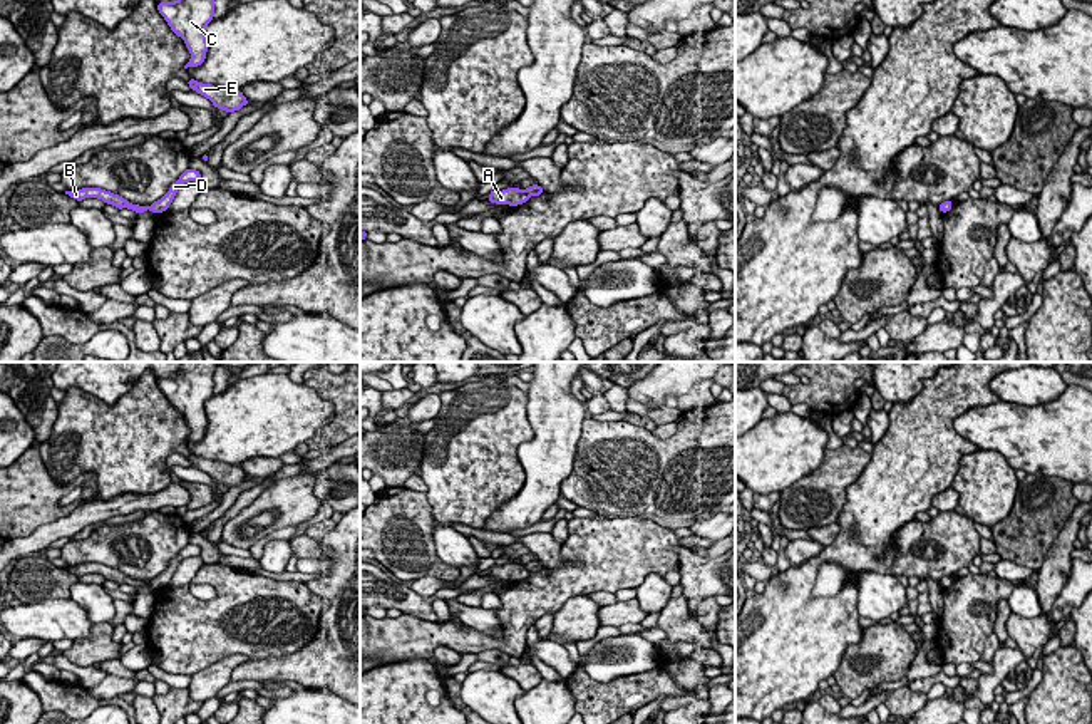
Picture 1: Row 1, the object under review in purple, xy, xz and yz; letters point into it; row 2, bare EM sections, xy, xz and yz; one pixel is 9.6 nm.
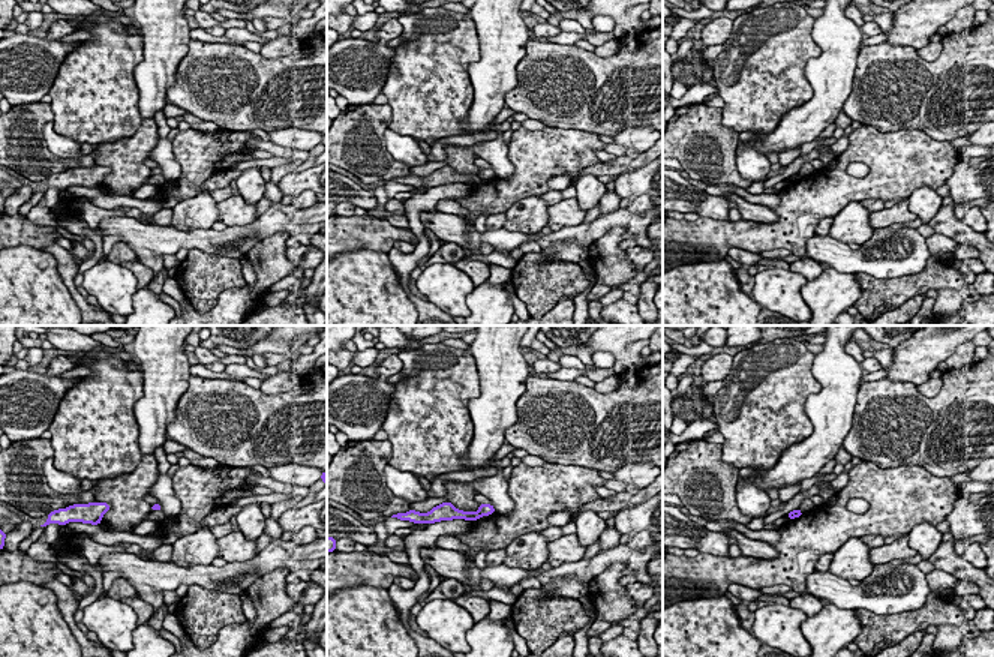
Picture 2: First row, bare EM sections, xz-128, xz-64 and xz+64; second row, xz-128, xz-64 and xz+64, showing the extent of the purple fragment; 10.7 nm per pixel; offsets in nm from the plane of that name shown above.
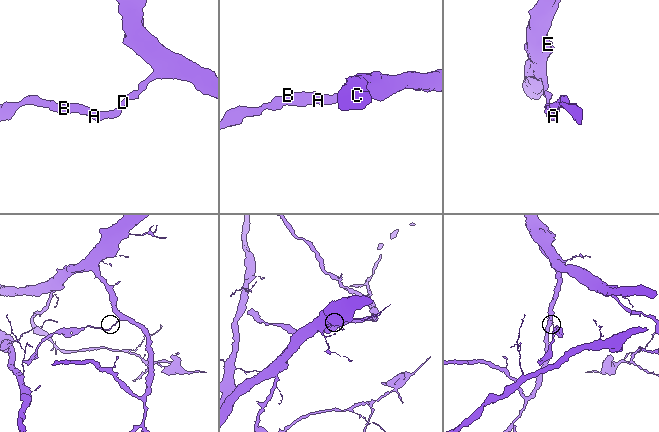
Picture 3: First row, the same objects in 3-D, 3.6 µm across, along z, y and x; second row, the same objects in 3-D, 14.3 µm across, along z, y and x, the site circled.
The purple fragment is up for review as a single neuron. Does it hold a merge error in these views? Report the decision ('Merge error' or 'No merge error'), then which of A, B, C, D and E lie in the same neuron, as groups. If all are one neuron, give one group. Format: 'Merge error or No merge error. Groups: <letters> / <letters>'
Merge error. Groups: A B / C D E

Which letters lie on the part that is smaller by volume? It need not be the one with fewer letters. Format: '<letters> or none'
A, B

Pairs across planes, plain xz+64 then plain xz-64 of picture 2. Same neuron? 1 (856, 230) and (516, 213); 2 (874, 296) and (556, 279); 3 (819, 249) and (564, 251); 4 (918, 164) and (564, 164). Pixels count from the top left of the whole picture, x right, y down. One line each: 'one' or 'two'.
1: one
2: one
3: one
4: one

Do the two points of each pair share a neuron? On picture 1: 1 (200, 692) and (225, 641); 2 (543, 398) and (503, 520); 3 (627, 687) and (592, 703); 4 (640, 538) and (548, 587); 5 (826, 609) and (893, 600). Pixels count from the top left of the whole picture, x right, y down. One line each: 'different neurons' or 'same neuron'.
1: different neurons
2: same neuron
3: same neuron
4: same neuron
5: different neurons

